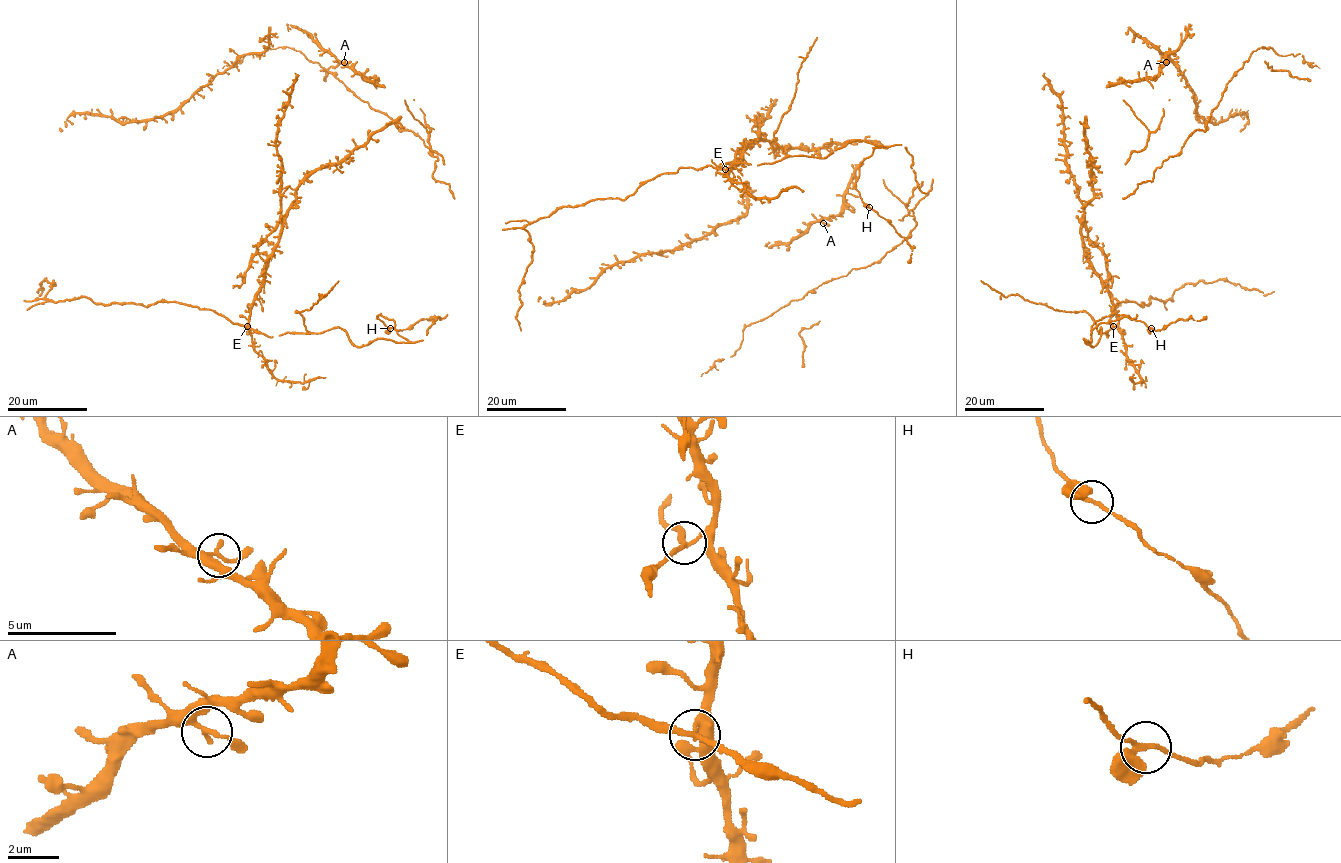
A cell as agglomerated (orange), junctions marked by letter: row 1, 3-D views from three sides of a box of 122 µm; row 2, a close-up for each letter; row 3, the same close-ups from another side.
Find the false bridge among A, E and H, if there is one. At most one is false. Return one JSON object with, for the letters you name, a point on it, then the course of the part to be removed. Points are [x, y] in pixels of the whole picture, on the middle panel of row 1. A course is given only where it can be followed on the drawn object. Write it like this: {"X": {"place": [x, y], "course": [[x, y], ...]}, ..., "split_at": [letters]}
{"split_at": []}

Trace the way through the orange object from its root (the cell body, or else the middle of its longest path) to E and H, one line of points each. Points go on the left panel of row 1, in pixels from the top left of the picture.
E: (335, 162), (319, 166), (298, 186), (246, 327)
H: (335, 162), (298, 186), (246, 326), (269, 337), (341, 328), (358, 347), (408, 342), (380, 313), (390, 328)

